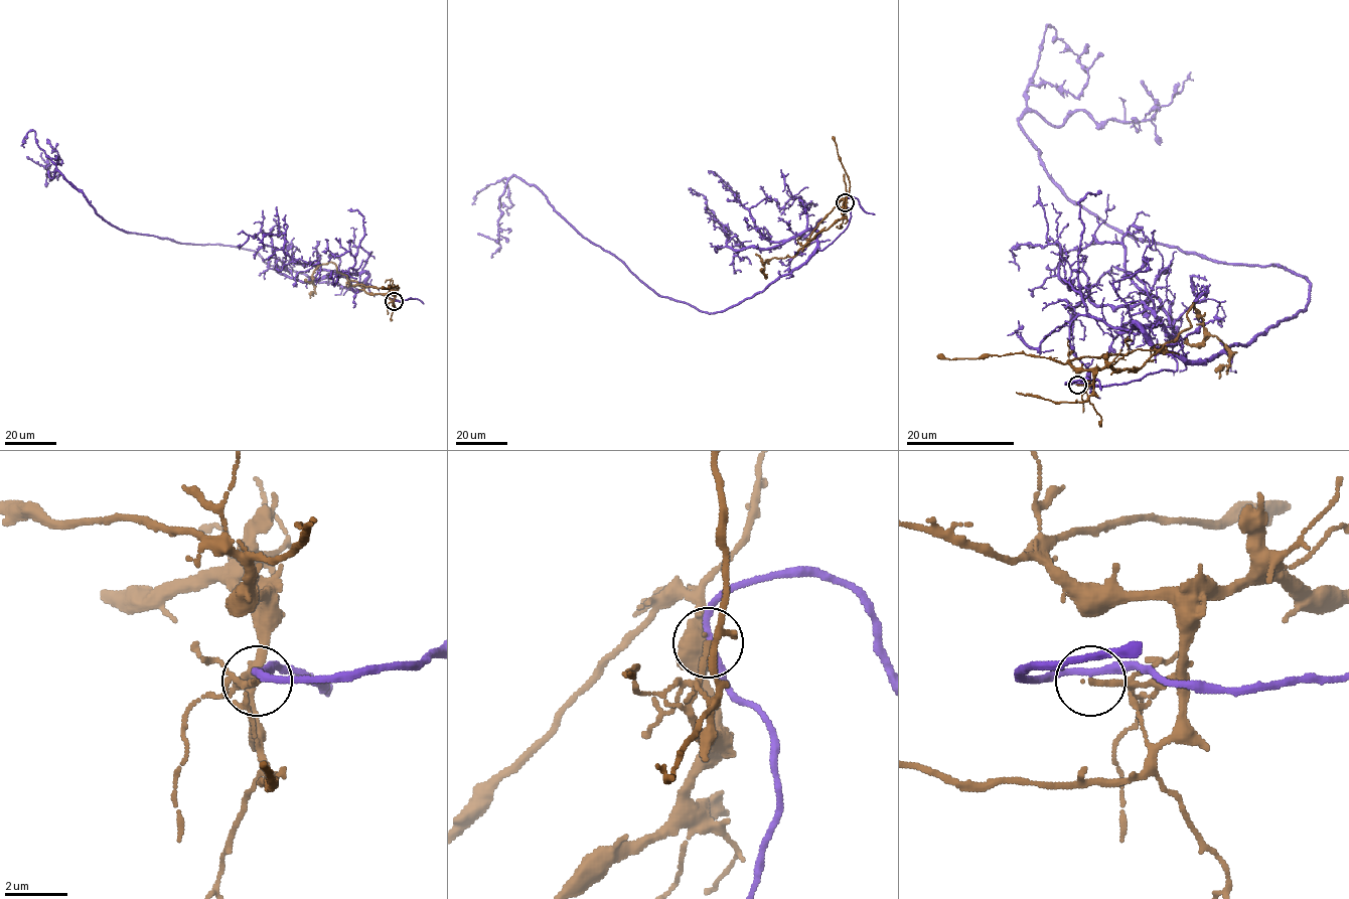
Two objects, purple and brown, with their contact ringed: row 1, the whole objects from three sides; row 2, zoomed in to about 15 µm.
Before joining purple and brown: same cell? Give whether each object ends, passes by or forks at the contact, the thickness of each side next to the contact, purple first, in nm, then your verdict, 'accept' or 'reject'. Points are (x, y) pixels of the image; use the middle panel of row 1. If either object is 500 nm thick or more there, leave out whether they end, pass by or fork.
purple passes by; brown ends there; 200 nm thick on the purple side, 200 nm on the other; reject

